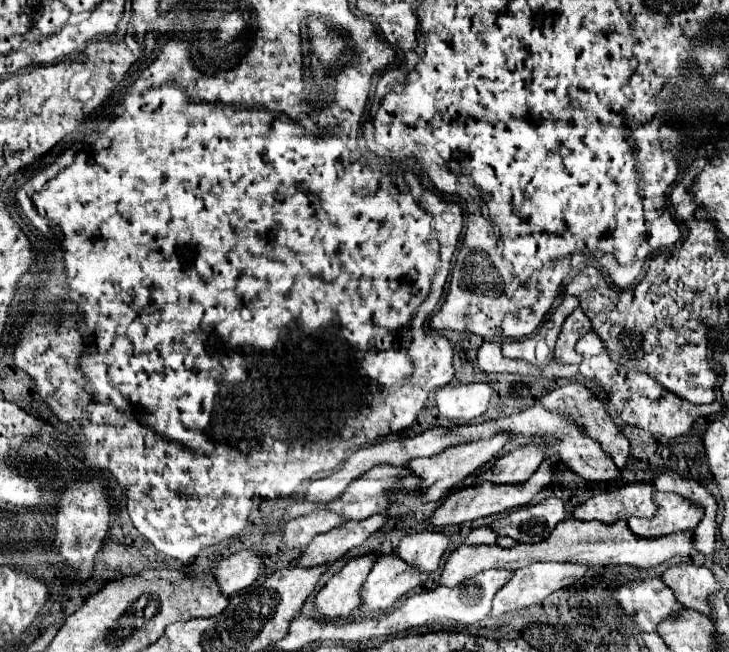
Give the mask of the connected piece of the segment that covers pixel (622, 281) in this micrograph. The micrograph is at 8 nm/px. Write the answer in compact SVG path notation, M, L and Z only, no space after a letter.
M635 261L629 267L619 267L610 274L610 278L619 288L627 288L634 284L643 271L643 262Z

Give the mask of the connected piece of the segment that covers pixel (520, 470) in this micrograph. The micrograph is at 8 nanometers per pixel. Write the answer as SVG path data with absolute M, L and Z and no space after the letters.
M529 443L511 451L505 457L499 457L491 467L483 469L479 481L493 481L493 483L519 483L527 481L545 457L545 449L537 443Z

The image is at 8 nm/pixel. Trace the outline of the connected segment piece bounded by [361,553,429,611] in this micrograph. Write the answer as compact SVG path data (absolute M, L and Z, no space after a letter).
M383 555L373 571L369 573L365 587L361 591L363 607L373 611L385 611L393 607L393 601L401 599L405 593L413 591L417 585L425 585L429 575L419 571L419 567L409 567L397 555Z

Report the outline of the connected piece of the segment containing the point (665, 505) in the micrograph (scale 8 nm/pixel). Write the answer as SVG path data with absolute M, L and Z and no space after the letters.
M657 491L655 501L659 503L659 511L655 513L655 517L627 519L627 525L631 527L633 533L637 533L641 537L661 537L661 535L669 535L673 531L693 529L701 521L701 515L705 515L705 509L701 505L697 505L681 495Z

